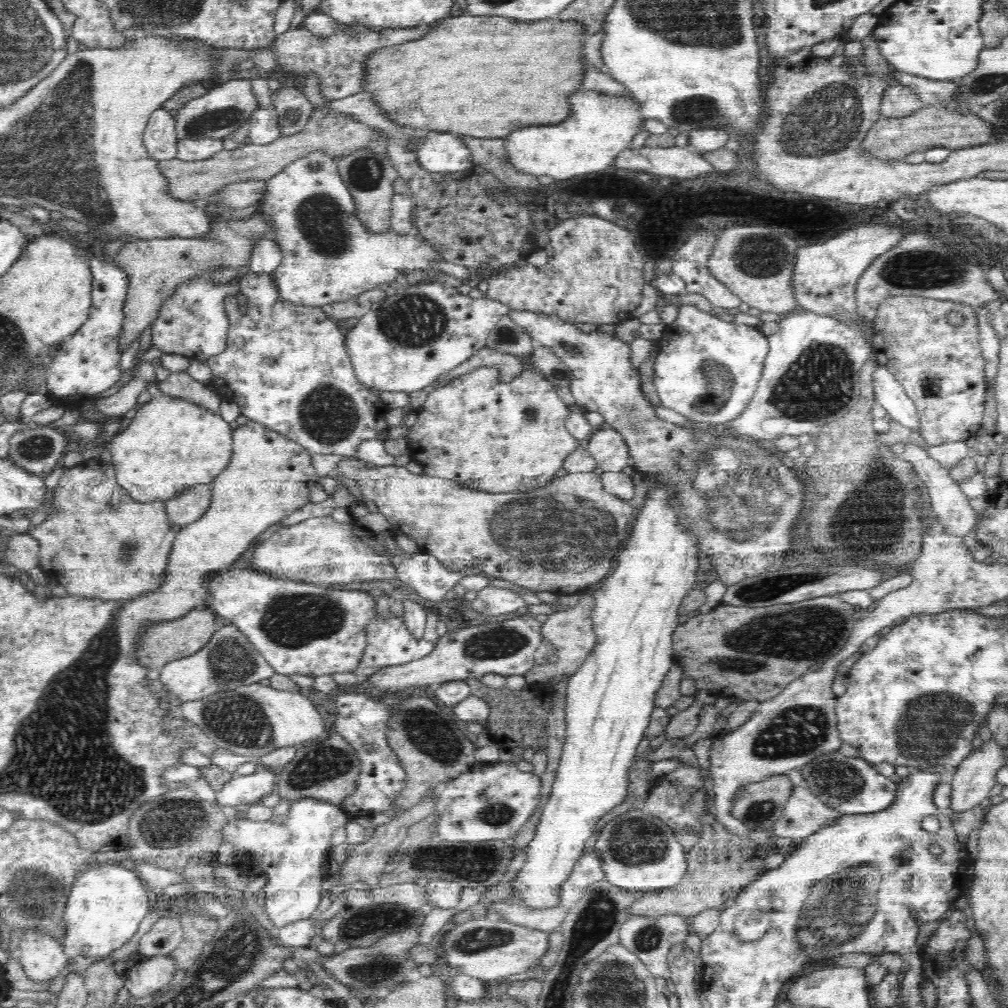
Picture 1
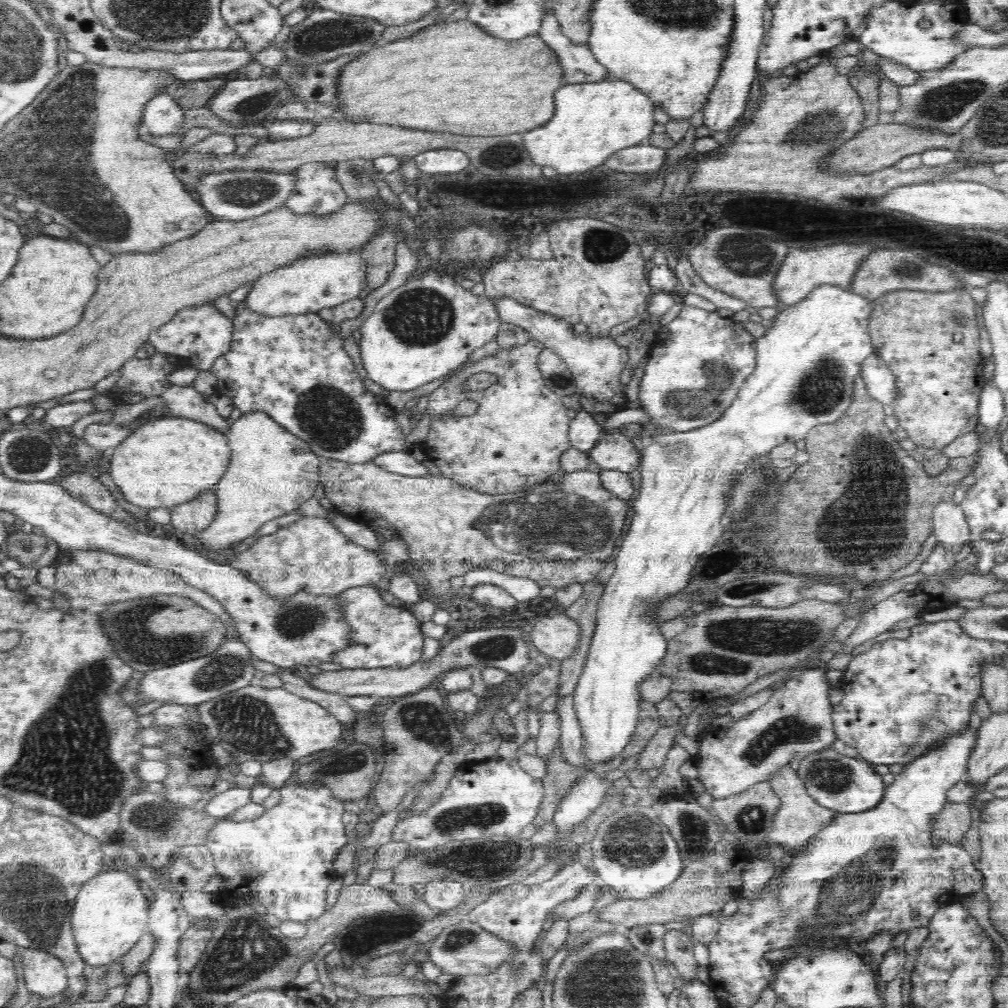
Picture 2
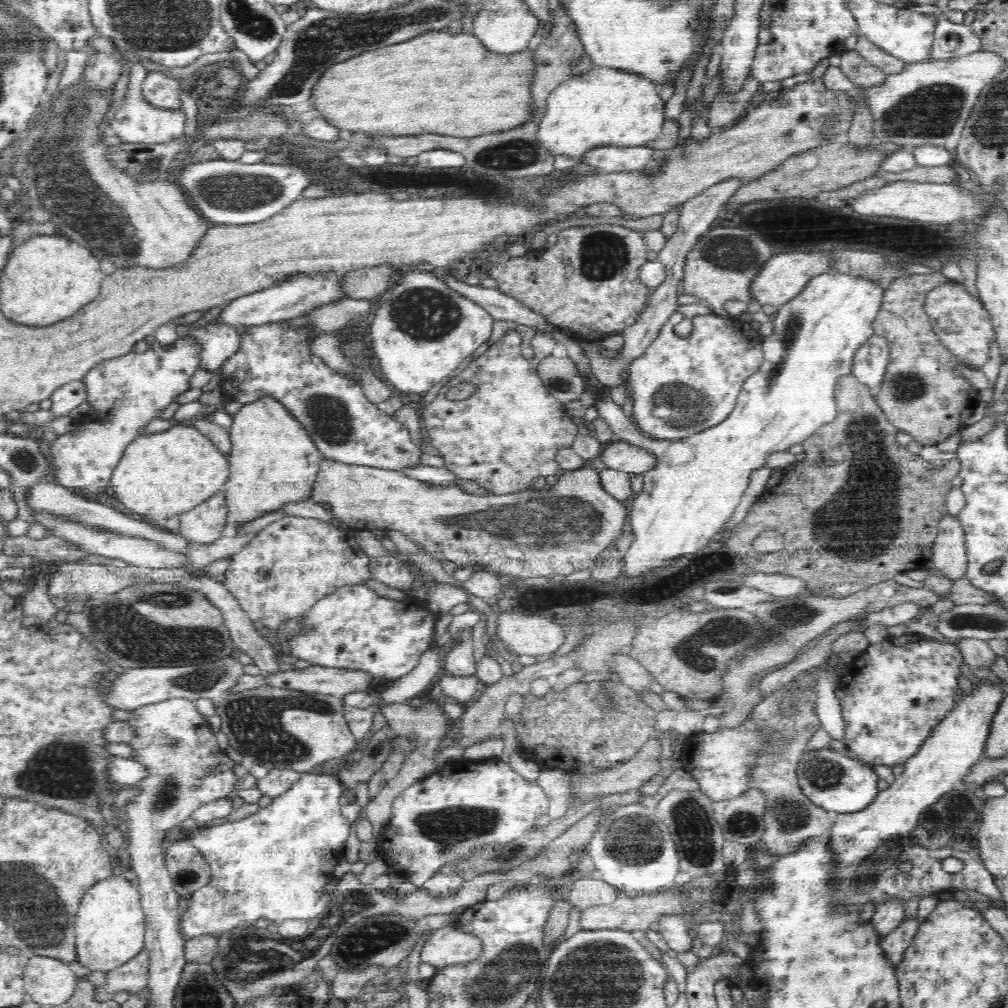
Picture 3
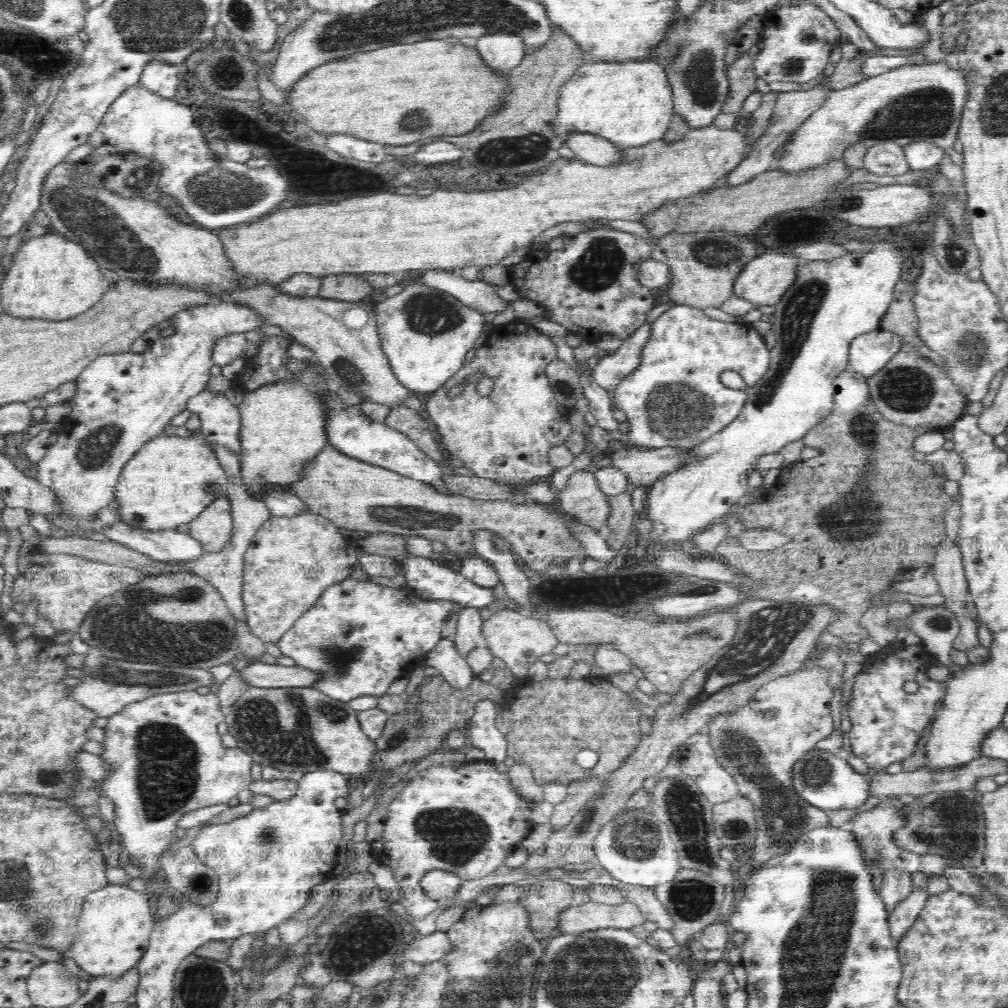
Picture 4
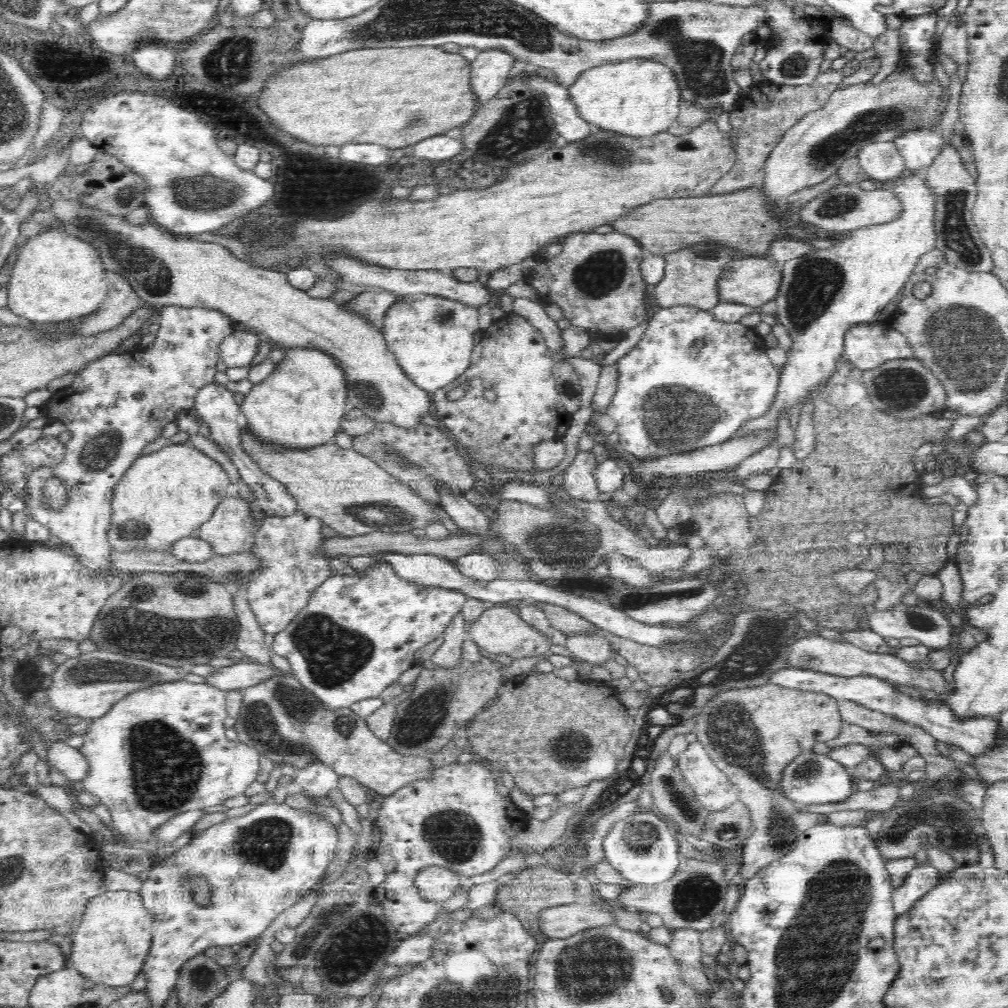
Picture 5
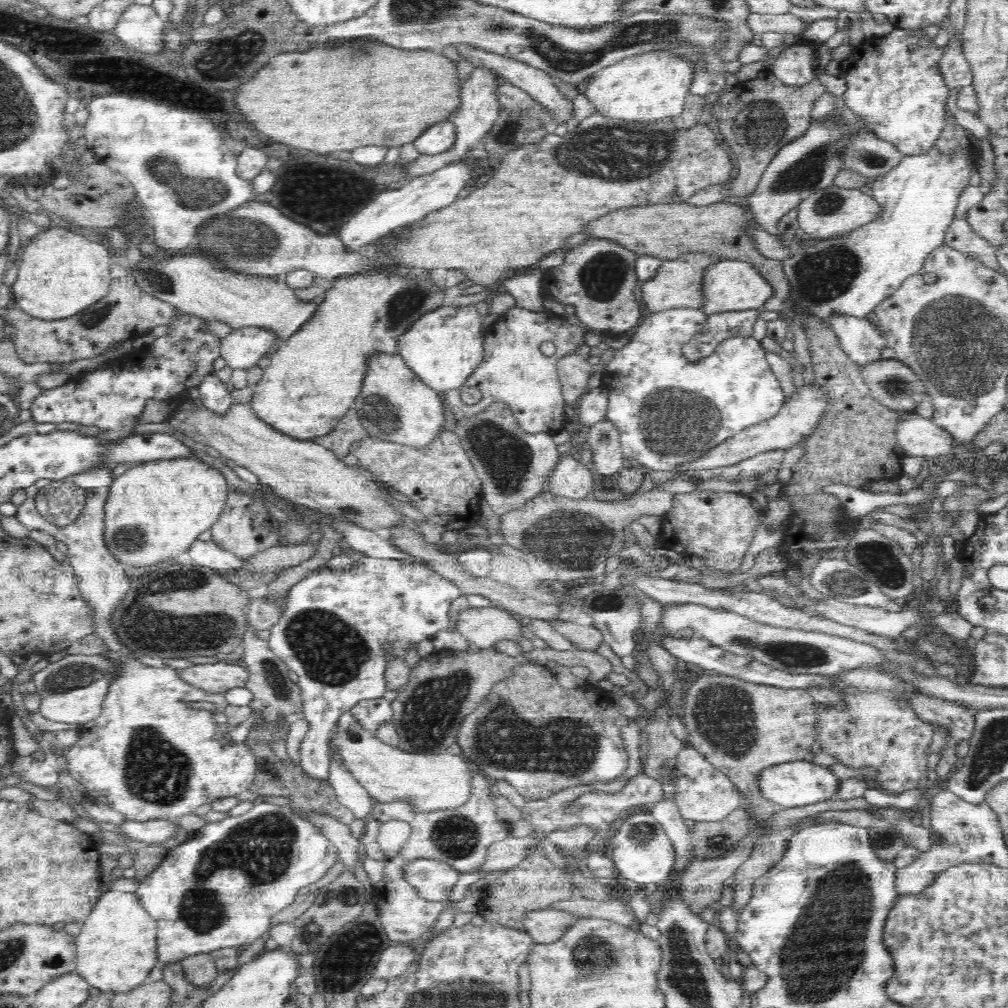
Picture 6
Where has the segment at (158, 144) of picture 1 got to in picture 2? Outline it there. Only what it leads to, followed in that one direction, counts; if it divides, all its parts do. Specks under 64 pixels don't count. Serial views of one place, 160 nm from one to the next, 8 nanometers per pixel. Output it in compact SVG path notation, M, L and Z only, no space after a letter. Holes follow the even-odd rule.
M162 89L154 95L141 112L142 126L152 136L182 134L186 109L172 97L172 89Z

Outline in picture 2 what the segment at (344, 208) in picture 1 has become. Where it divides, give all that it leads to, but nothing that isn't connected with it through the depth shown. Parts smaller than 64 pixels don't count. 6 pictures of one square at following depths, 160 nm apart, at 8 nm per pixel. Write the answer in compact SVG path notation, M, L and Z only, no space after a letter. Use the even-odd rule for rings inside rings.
M314 162L302 165L292 173L296 175L296 186L284 204L292 212L326 216L346 204L346 194L334 174L334 166L326 168L324 164ZM358 250L342 254L304 256L290 262L288 266L280 266L261 276L253 283L243 305L250 312L258 312L264 316L317 313L322 308L338 306L342 302L357 298L365 288L366 265Z

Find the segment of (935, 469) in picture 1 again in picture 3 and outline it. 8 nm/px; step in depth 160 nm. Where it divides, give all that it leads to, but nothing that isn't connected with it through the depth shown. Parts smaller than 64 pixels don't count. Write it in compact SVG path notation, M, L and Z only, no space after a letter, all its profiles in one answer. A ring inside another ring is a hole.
M947 513L938 520L938 534L930 562L934 564L934 569L940 571L952 583L966 575L965 534L957 517Z

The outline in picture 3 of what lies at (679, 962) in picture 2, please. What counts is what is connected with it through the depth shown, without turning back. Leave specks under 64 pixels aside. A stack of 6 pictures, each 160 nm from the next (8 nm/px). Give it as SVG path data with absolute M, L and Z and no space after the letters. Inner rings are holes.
M662 916L656 922L656 927L668 943L668 948L675 950L677 954L690 950L694 935L684 916Z

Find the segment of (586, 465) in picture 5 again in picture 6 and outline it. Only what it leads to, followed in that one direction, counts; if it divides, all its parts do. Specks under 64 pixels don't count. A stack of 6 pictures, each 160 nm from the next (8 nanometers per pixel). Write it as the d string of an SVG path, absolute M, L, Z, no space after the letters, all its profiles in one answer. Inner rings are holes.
M563 455L546 479L546 492L580 500L594 490L594 475L579 460Z

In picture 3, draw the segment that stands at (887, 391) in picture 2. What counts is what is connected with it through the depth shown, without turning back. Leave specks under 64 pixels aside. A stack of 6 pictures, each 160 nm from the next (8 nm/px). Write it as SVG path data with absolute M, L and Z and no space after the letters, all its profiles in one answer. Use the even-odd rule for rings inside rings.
M873 335L858 348L853 358L851 373L873 391L881 385L890 362L890 343Z

